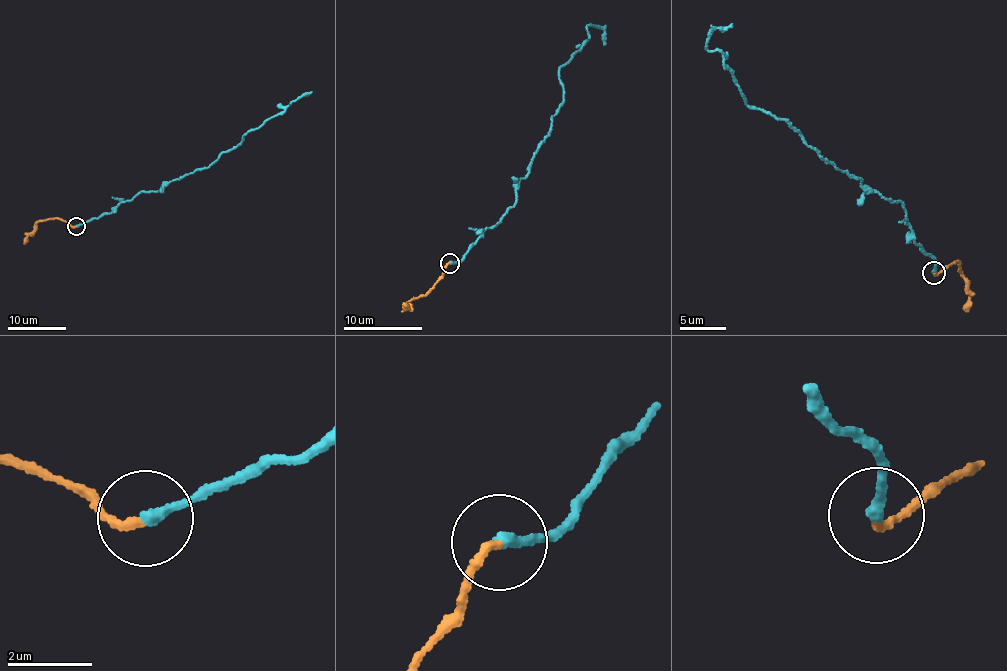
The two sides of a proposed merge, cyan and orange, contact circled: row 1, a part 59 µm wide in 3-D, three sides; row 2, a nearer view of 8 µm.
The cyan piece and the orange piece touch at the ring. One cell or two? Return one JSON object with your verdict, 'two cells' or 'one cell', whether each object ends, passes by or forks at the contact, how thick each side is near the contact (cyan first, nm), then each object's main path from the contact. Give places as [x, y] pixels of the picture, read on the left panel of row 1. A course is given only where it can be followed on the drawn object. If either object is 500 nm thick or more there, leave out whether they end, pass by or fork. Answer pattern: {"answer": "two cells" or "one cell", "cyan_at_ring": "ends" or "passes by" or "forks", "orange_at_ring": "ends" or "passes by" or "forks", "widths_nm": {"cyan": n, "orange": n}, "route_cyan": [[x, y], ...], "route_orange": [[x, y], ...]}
{"answer": "one cell", "cyan_at_ring": "ends", "orange_at_ring": "ends", "widths_nm": {"cyan": 260, "orange": 200}, "route_cyan": [[76, 226], [109, 214], [140, 192], [157, 191], [202, 170], [237, 146], [246, 133], [308, 94], [305, 93]], "route_orange": [[76, 226], [58, 218], [48, 219], [37, 223], [23, 244]]}

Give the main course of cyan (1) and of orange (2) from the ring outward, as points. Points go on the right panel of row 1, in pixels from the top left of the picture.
1: (934, 273), (901, 203), (865, 191), (786, 121), (747, 106), (722, 53), (705, 47), (732, 24)
2: (934, 273), (955, 262), (959, 265), (969, 294), (968, 312)

